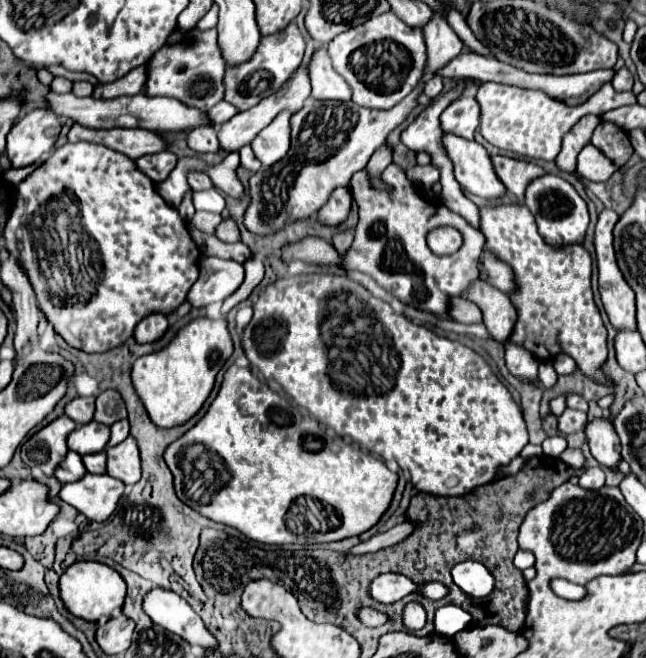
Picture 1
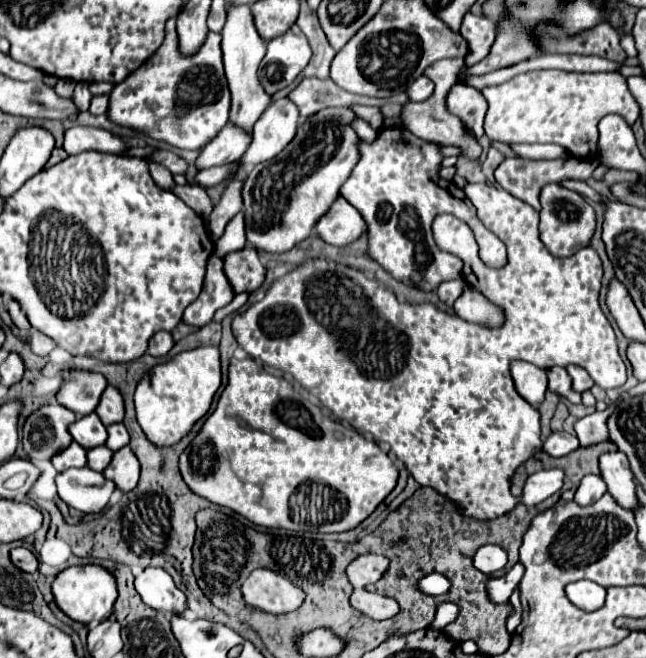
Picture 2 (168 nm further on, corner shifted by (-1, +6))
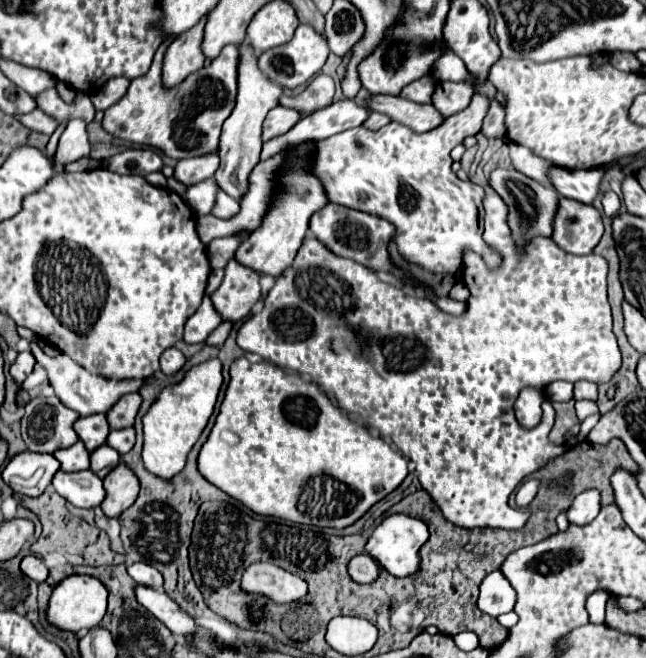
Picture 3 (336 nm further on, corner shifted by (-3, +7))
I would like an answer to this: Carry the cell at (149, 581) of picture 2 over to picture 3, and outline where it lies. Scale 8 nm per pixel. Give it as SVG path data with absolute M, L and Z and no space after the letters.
M134 563L128 567L128 575L138 583L138 585L148 585L152 589L162 589L162 573L154 569L152 565L146 563Z

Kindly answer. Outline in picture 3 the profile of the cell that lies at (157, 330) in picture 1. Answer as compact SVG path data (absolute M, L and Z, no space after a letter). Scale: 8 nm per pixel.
M168 347L168 349L162 353L162 357L160 357L160 367L162 367L162 371L164 371L166 375L174 375L184 363L186 363L186 357L184 357L182 351L176 349L176 347Z

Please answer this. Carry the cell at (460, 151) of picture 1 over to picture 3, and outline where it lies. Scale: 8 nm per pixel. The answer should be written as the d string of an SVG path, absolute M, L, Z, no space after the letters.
M374 95L370 99L370 109L388 115L396 123L412 127L416 133L436 129L436 125L440 125L444 119L442 113L432 105L420 105L394 95Z

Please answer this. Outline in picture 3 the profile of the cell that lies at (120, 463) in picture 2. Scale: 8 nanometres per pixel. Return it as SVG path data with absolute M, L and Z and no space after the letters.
M116 465L112 473L104 477L104 489L106 489L106 499L102 503L102 509L108 517L118 517L124 509L128 509L136 497L138 497L138 477L132 475L132 469L128 465Z

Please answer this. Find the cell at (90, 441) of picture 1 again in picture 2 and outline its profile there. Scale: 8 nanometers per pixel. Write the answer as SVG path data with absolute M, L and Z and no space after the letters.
M90 414L90 416L84 416L84 418L76 420L70 426L70 434L86 450L102 446L106 442L106 438L108 438L106 426L100 422L100 418L96 414Z

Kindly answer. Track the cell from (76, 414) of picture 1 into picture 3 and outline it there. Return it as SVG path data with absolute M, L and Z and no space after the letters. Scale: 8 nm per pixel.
M34 341L30 343L32 355L40 365L46 367L50 383L56 391L56 397L70 409L78 411L80 415L94 415L94 413L106 413L116 401L118 397L122 397L124 393L136 393L138 387L142 385L140 381L132 379L132 381L108 381L108 377L100 377L96 373L90 373L88 369L80 367L76 361L72 361L68 355L60 353L58 357L48 357L38 344Z

